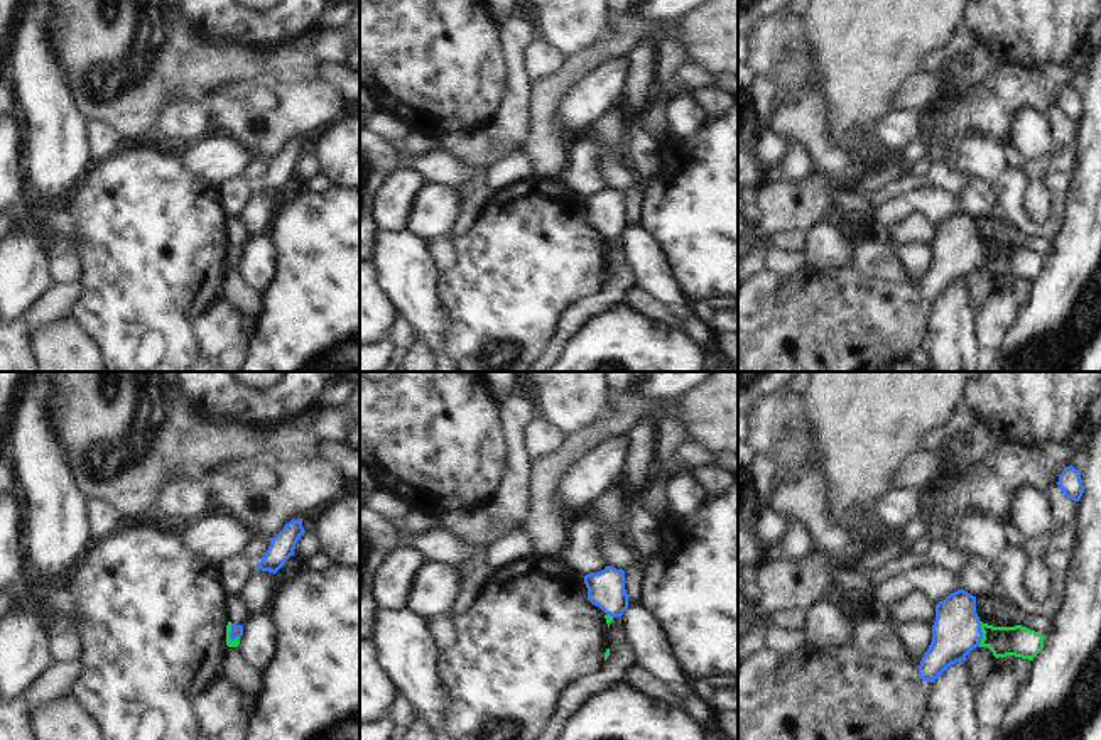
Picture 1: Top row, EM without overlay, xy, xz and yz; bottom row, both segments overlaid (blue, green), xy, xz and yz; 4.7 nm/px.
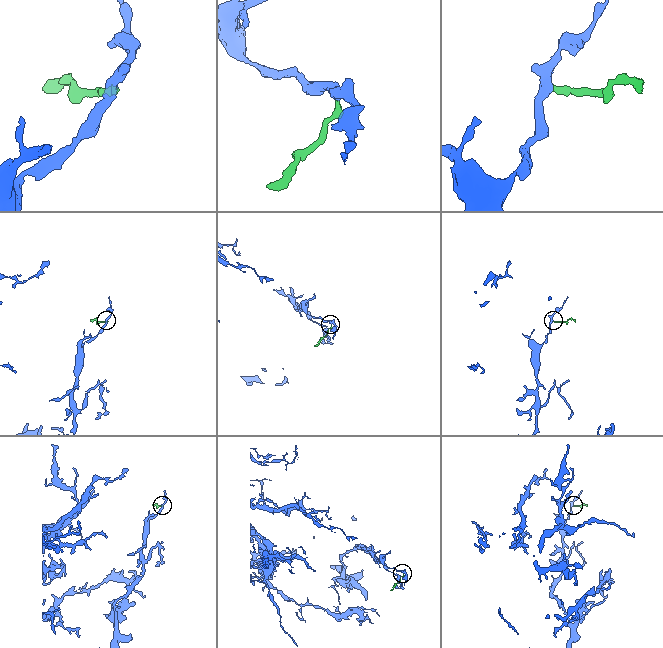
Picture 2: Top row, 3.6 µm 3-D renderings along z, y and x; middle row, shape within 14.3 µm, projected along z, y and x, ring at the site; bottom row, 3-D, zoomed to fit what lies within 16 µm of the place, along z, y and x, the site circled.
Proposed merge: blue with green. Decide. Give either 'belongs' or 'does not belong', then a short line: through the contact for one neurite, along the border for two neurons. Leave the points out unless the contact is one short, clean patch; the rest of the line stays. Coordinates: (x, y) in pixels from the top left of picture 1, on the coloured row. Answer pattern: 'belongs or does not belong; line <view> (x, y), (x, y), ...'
belongs; line yz (956, 631), (981, 634), (1000, 641), (1017, 641)

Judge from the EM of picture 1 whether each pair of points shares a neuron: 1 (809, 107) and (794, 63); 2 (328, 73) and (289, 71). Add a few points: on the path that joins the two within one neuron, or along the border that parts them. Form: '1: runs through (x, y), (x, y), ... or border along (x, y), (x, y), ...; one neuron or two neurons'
1: border along (816, 90), (792, 100), (781, 100); two neurons
2: border along (341, 63), (323, 63), (316, 78); two neurons

